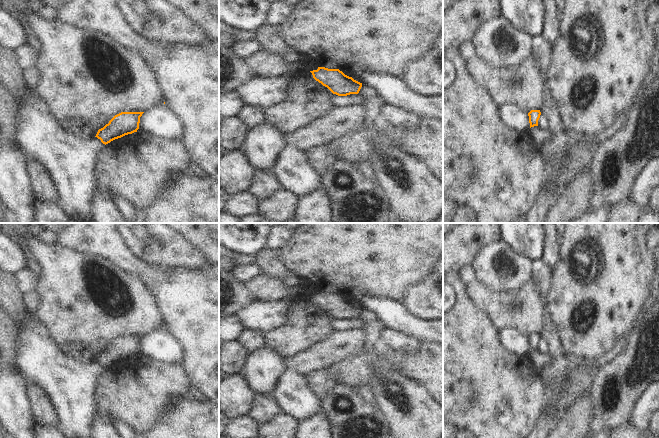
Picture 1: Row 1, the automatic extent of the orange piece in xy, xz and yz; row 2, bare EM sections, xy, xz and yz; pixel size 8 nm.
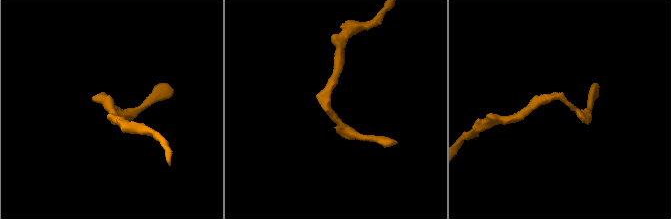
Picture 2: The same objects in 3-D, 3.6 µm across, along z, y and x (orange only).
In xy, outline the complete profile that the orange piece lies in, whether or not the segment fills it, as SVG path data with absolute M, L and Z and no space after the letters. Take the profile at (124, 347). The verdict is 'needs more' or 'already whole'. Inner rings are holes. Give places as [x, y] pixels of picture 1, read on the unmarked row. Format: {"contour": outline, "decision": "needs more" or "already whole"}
{"contour": "M37 312L31 313L32 321L19 325L18 367L28 376L31 384L42 386L52 398L61 416L59 426L68 438L94 438L94 421L99 412L99 379L106 368L137 356L144 336L121 336L99 353L94 362L81 361L63 352L52 338L49 328L38 319Z", "decision": "needs more"}

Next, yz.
{"contour": "M531 334L528 337L530 352L534 350L538 350L538 344L540 342L540 339L541 339L540 334Z", "decision": "already whole"}

